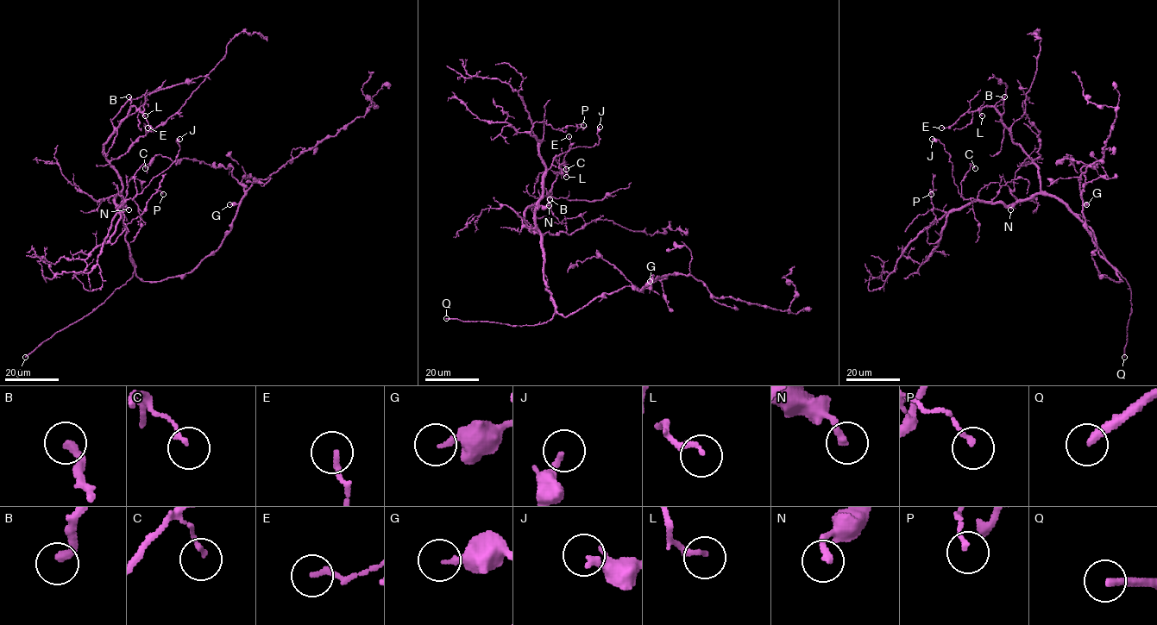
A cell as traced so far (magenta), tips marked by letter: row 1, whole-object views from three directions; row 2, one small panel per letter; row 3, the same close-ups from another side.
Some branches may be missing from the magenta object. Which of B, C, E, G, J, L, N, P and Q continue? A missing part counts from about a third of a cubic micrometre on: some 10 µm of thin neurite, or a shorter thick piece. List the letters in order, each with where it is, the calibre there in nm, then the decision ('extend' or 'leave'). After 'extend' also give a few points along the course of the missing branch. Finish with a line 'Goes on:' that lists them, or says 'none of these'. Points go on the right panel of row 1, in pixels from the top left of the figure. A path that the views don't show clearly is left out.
B: (1004, 96) | 280 nm | leave
C: (975, 168) | 150 nm | leave
E: (941, 128) | 190 nm | leave
G: (1086, 204) | 200 nm | leave
J: (932, 139) | 200 nm | leave
L: (982, 115) | 190 nm | leave
N: (1010, 209) | 280 nm | extend | (1010, 209), (1010, 219), (1015, 226), (1041, 228), (1045, 232)
P: (931, 194) | 150 nm | leave
Q: (1124, 357) | 260 nm | extend
Goes on: N, Q

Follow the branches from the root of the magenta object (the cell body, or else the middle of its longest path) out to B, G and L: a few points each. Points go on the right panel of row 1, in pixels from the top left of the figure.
B: (1122, 281), (1106, 260), (1094, 232), (1064, 203), (1041, 190), (1039, 167), (1013, 140), (995, 106), (1004, 96)
G: (1122, 281), (1115, 282), (1099, 274), (1092, 258), (1096, 246), (1086, 230), (1083, 213), (1083, 205), (1086, 204)
L: (1122, 281), (1094, 232), (1041, 190), (1039, 167), (1013, 140), (999, 113), (985, 106), (979, 109), (982, 115)

